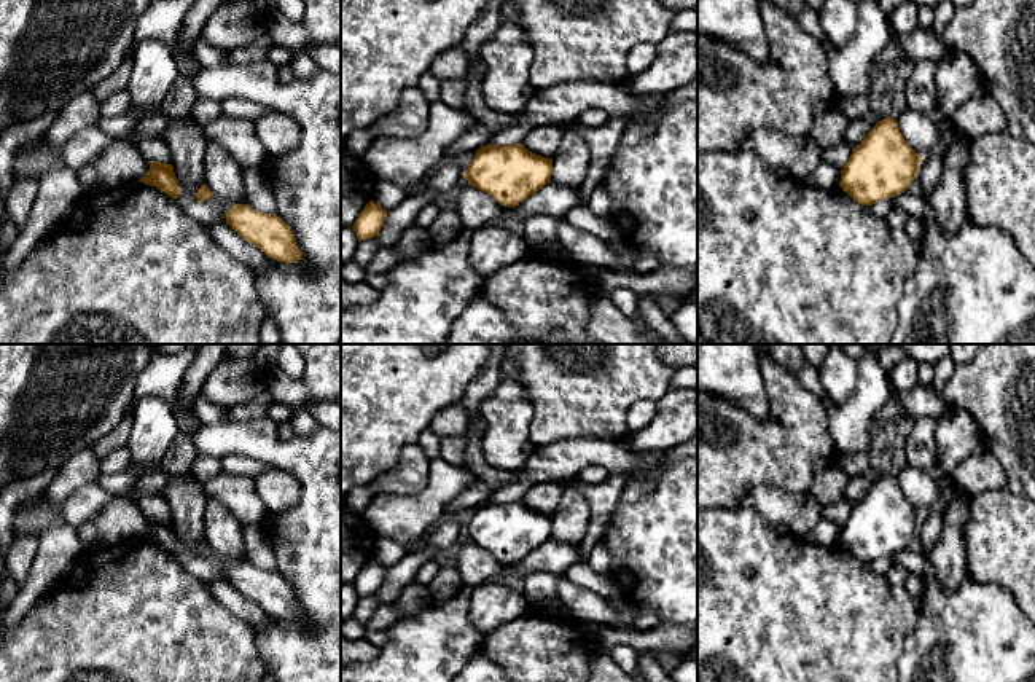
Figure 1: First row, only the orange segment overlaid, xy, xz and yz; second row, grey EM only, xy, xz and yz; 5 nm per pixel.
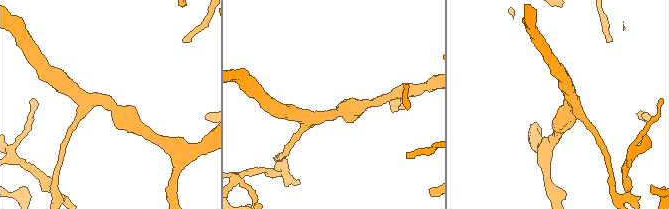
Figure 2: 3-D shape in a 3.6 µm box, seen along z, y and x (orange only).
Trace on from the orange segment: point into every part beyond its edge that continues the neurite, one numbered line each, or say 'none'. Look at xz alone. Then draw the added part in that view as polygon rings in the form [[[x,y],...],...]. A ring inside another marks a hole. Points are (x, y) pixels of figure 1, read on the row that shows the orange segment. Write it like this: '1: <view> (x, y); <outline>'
none

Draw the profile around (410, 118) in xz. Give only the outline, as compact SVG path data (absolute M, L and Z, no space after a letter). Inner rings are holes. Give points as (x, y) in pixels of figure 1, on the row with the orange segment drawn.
M420 89L403 91L396 108L371 124L376 137L419 137L428 127L430 102Z

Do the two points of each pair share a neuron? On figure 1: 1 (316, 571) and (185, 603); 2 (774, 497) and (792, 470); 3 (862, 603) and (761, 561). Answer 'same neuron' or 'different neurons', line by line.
1: different neurons
2: different neurons
3: same neuron

